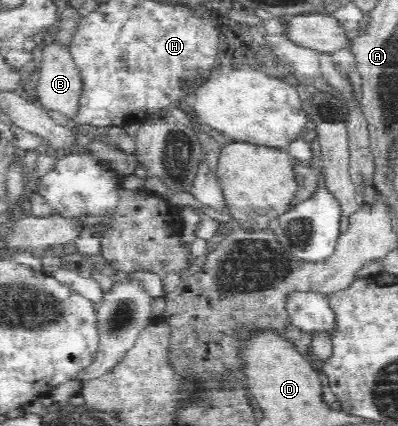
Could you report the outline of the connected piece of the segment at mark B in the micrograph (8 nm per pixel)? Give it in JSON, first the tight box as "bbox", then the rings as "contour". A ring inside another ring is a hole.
{"bbox":[37,40,83,120],"contour":[[[46,40],[42,47],[42,61],[40,61],[40,77],[38,77],[37,97],[40,106],[56,118],[72,120],[78,113],[78,103],[83,87],[83,77],[80,69],[71,55],[67,44]]]}

